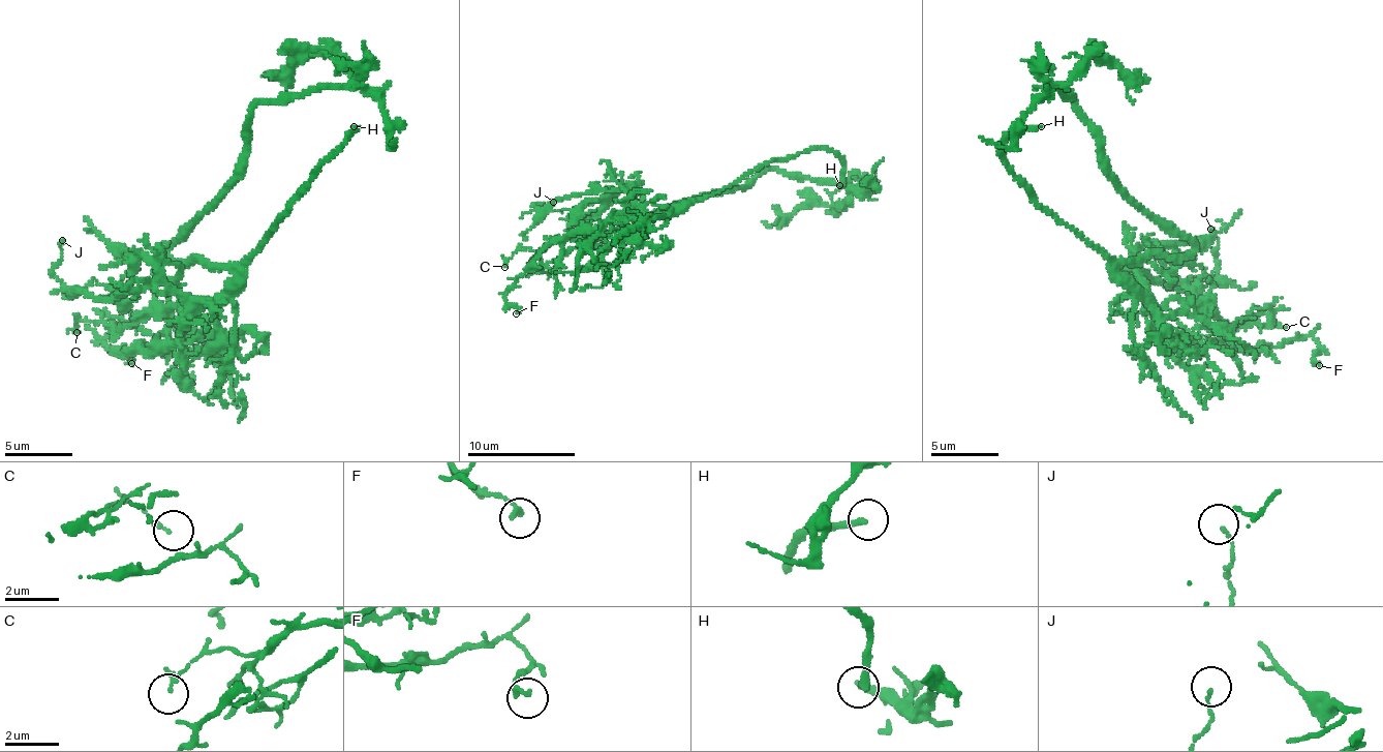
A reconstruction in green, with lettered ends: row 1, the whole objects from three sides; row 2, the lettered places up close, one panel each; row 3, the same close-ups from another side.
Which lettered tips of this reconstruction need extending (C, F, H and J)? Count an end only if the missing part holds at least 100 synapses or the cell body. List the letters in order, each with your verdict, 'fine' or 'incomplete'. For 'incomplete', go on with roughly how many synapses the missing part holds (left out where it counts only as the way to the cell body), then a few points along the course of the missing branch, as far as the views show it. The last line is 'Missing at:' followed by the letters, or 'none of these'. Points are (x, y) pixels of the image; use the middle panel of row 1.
C: fine
F: fine
H: incomplete; course (839, 185), (848, 206), (822, 253), (820, 381), (871, 437), (857, 444), (793, 442)
J: fine
Missing at: H

